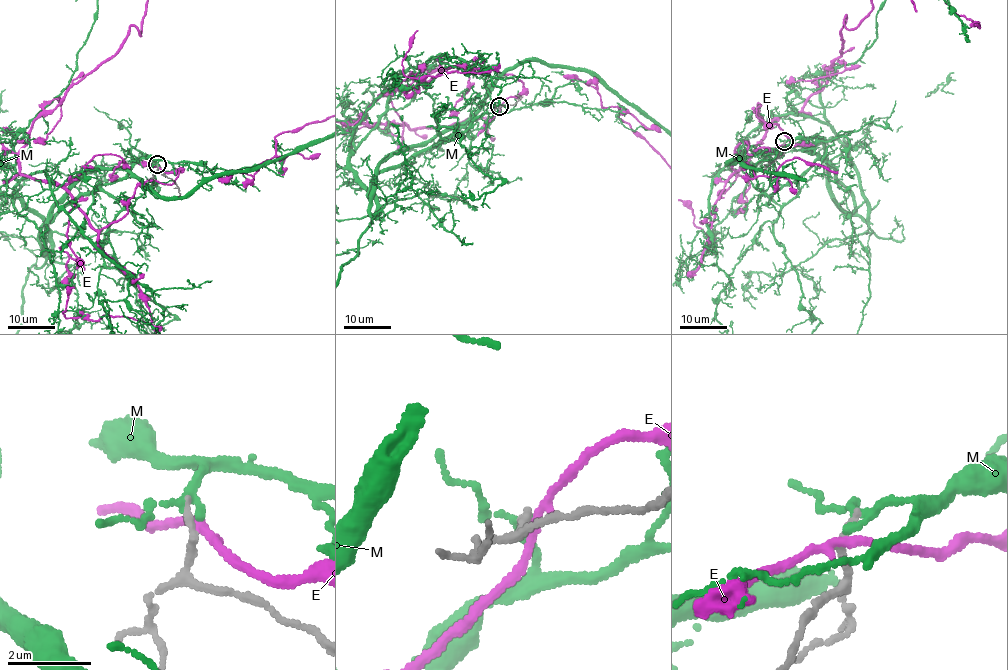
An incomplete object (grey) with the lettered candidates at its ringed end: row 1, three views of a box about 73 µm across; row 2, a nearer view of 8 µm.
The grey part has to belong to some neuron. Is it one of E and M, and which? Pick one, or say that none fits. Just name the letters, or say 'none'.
M

